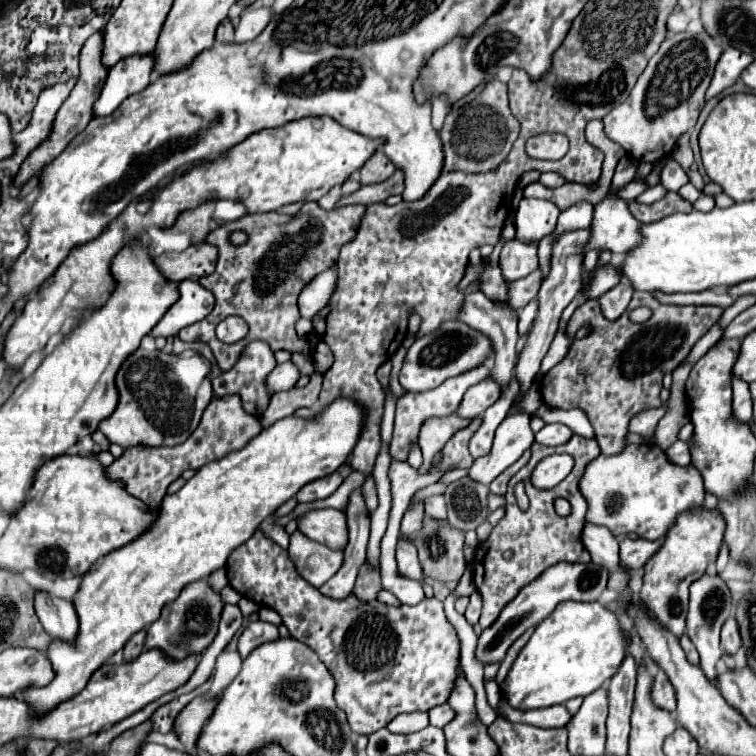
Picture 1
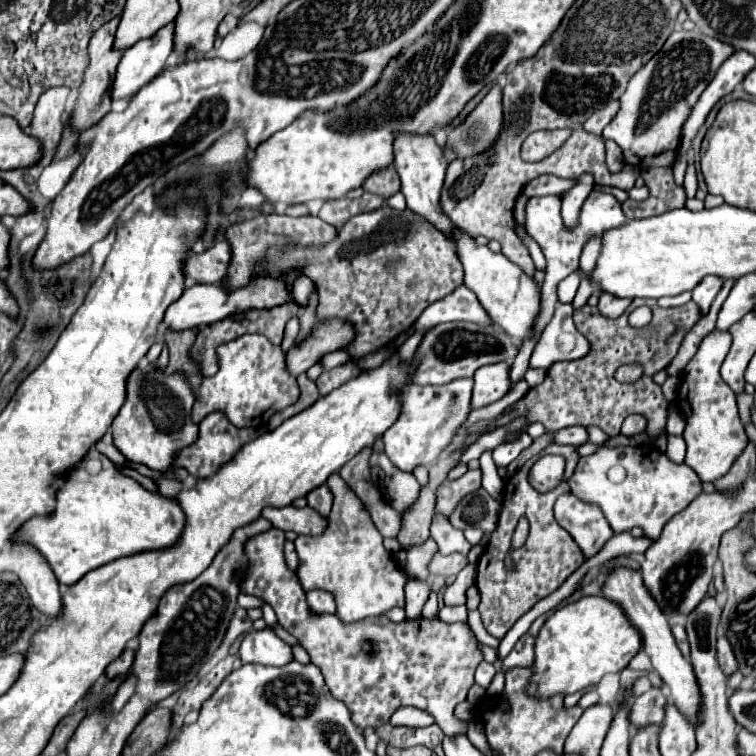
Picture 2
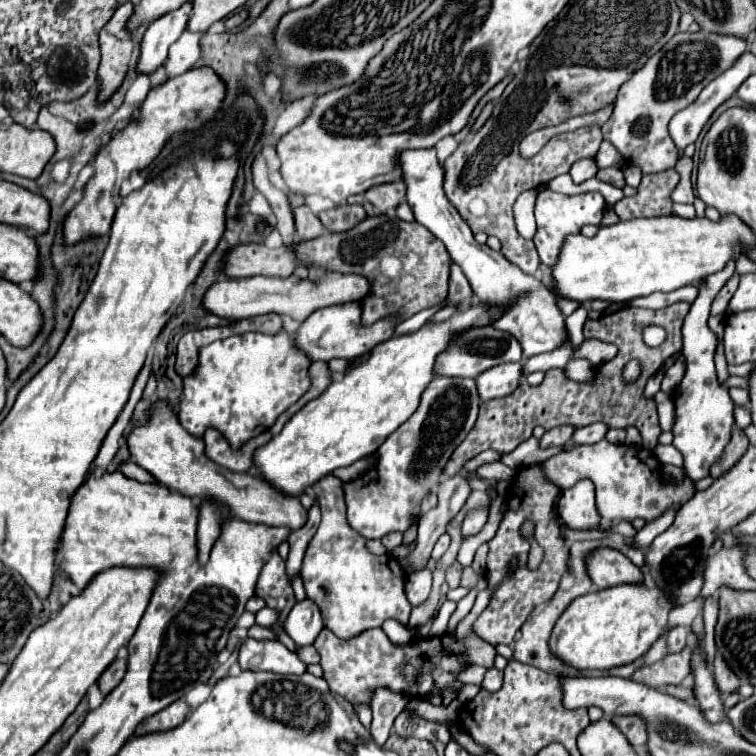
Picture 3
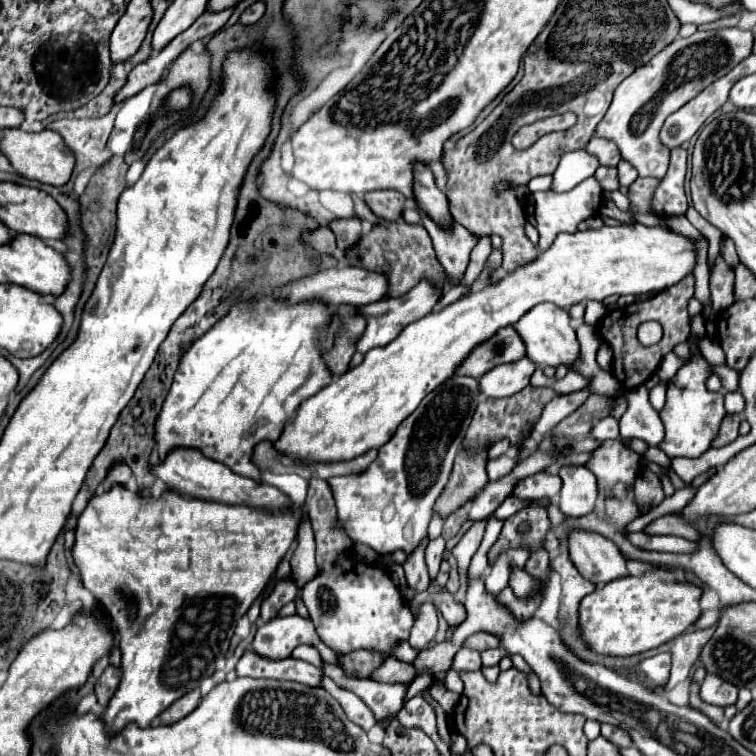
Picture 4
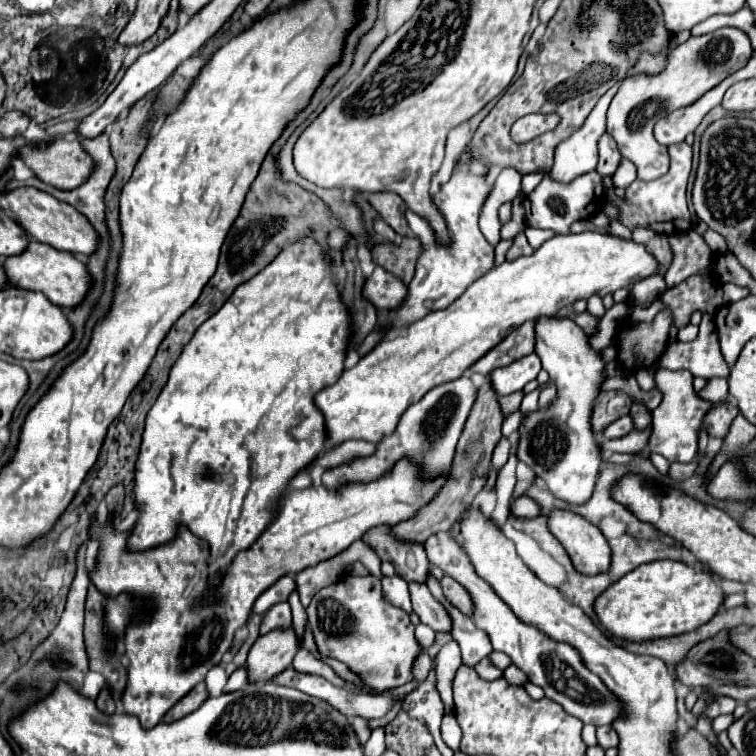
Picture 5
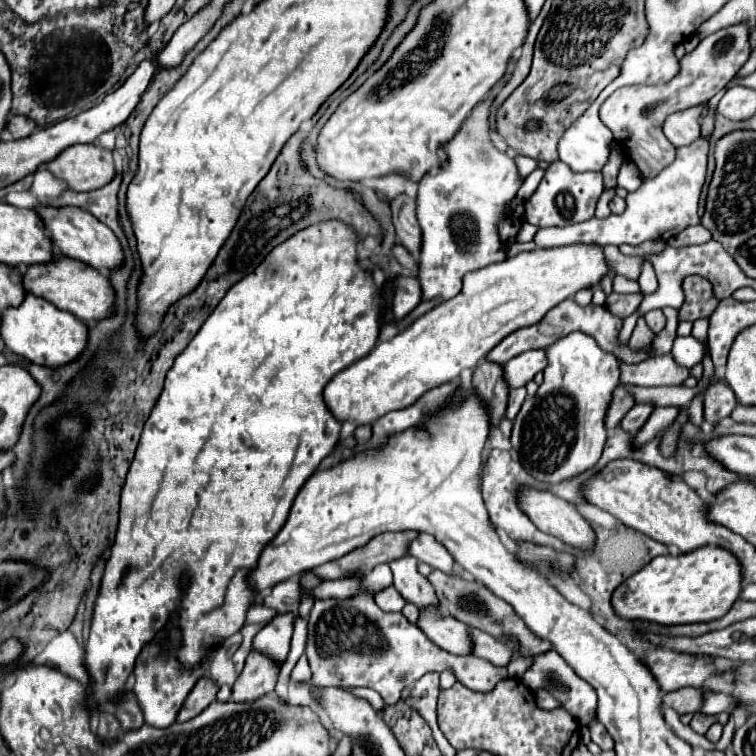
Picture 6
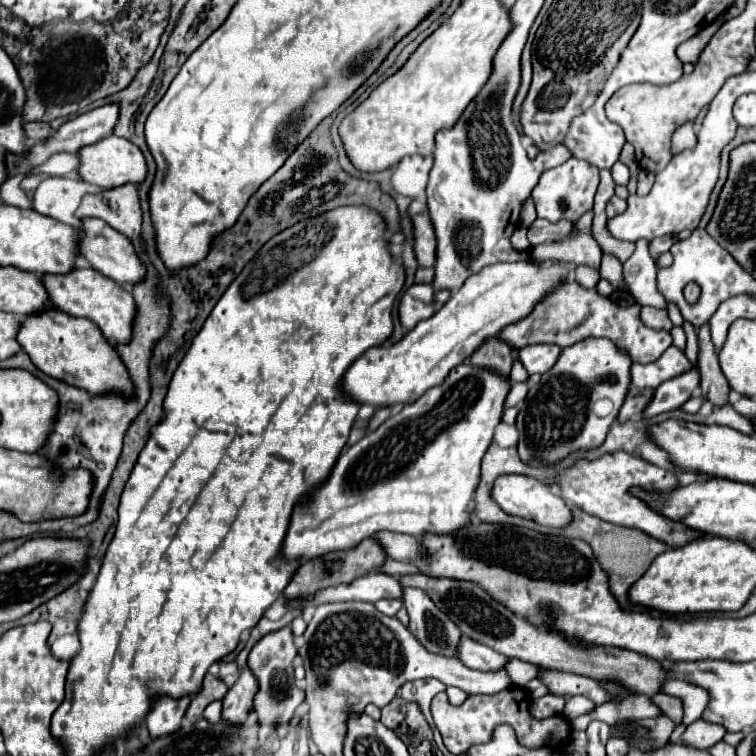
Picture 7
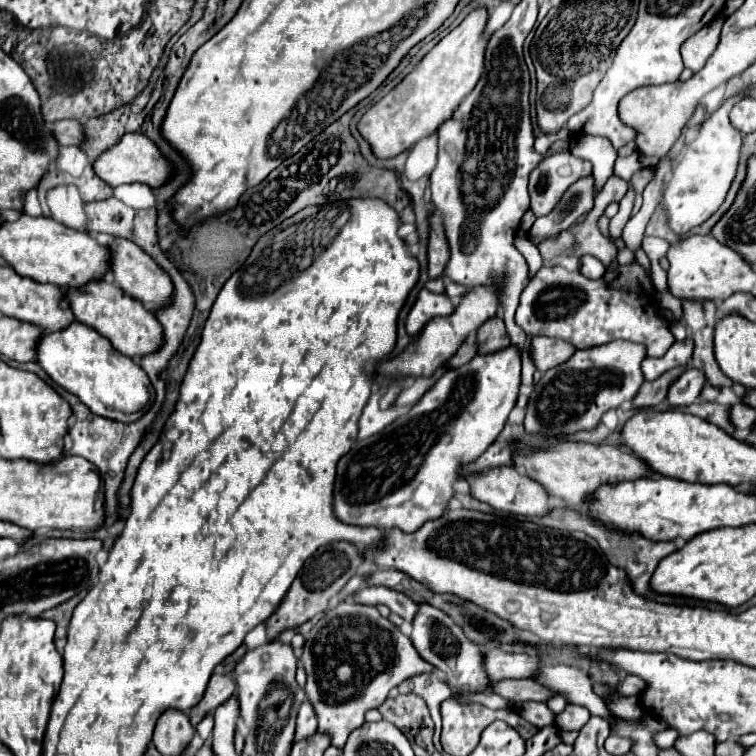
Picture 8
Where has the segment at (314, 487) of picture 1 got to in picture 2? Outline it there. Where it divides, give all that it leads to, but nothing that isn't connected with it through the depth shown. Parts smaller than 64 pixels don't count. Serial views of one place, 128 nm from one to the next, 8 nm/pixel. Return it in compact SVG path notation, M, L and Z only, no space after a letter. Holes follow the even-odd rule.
M322 484L322 486L314 488L314 490L310 490L308 496L306 496L308 506L314 508L314 510L318 510L322 516L328 516L328 514L330 514L332 498L334 498L334 496L332 496L332 492L330 492L330 488L328 488L326 484Z

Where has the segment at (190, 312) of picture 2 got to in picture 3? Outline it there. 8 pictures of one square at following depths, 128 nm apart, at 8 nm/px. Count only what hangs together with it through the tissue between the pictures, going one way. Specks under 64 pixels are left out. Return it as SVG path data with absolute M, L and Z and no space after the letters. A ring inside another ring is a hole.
M324 272L318 284L312 284L310 280L298 280L294 274L288 278L266 278L266 276L254 276L254 278L238 278L238 280L218 280L214 282L206 296L202 296L202 308L214 316L222 316L226 320L242 320L252 318L258 314L286 314L298 322L304 322L314 310L332 306L332 304L344 304L360 300L368 294L368 282L362 276L356 274L334 274Z

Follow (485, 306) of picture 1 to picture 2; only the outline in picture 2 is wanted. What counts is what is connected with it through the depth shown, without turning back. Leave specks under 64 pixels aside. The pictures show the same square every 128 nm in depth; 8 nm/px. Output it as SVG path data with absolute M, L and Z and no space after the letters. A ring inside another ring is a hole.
M466 286L456 288L446 298L430 304L420 318L414 322L414 332L424 332L440 322L478 322L478 324L492 324L490 316L478 302L472 290Z

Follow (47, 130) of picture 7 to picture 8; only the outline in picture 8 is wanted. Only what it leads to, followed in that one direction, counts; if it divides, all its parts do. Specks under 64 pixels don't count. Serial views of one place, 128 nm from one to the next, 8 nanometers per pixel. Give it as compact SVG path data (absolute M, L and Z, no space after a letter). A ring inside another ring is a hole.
M58 120L52 124L52 136L58 144L82 142L82 126L78 120Z

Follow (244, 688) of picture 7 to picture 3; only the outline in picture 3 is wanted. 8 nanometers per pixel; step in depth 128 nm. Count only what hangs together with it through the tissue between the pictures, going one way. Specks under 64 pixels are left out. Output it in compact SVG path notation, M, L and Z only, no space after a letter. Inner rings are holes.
M308 598L298 602L292 608L292 612L284 624L284 630L292 636L292 640L298 646L312 644L322 628L324 626L322 626L322 614L318 612L318 604L314 604ZM254 624L254 626L248 630L248 636L256 638L256 640L268 640L268 638L276 638L276 636L274 636L274 632L270 630L270 627L258 626L258 624Z

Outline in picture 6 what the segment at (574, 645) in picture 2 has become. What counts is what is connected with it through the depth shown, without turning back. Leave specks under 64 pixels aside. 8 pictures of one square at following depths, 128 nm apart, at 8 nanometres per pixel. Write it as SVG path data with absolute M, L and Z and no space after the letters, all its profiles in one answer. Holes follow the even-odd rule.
M704 546L680 556L656 556L624 580L614 590L610 602L616 616L624 620L656 622L662 626L712 622L724 616L740 596L744 584L738 566L738 560L730 552L714 546Z

